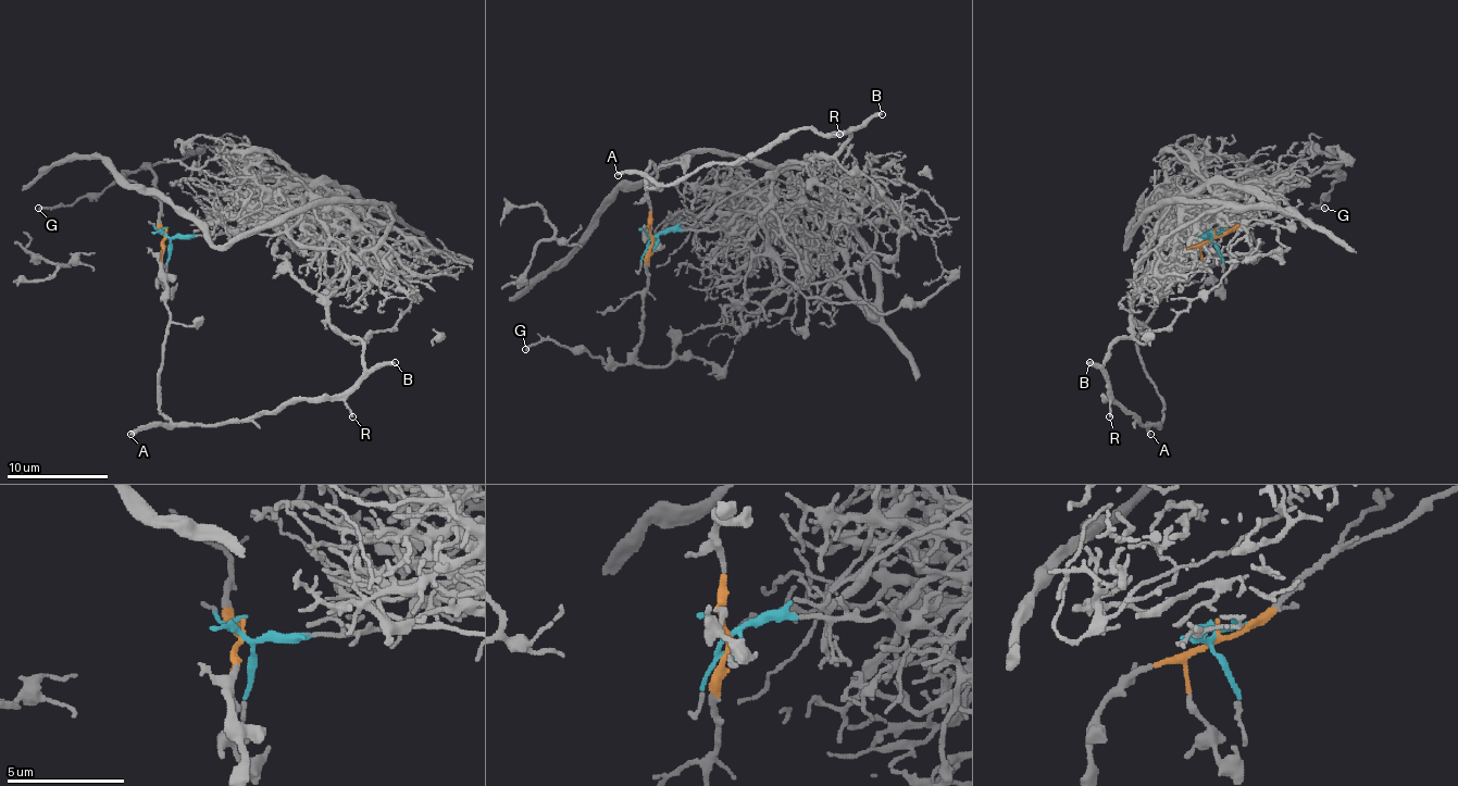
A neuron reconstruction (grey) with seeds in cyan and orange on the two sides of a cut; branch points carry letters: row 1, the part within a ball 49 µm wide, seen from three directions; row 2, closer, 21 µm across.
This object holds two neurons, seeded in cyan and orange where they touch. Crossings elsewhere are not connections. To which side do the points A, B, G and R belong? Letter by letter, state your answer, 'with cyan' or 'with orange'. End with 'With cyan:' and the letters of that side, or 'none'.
A: with orange
B: with orange
G: with orange
R: with orange
With cyan: none

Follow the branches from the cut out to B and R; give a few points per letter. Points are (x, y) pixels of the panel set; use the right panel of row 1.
B: (1213, 237), (1164, 267), (1136, 340), (1159, 422), (1104, 399), (1109, 384), (1088, 361)
R: (1213, 237), (1164, 267), (1159, 302), (1136, 340), (1162, 402), (1159, 422), (1142, 425), (1104, 399), (1109, 418)

